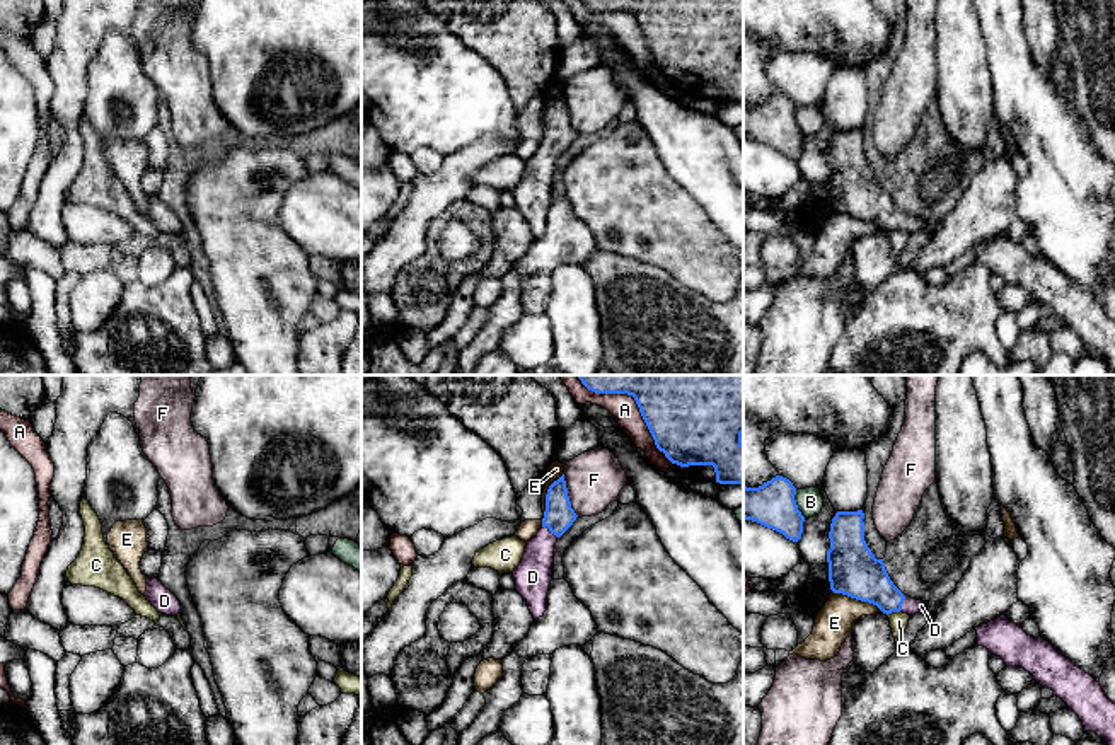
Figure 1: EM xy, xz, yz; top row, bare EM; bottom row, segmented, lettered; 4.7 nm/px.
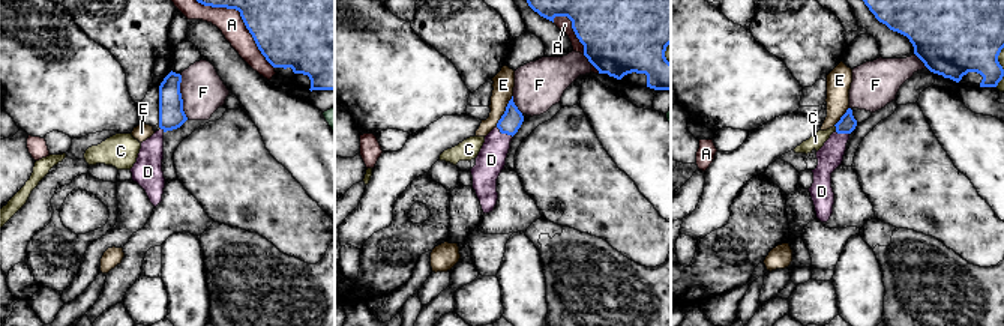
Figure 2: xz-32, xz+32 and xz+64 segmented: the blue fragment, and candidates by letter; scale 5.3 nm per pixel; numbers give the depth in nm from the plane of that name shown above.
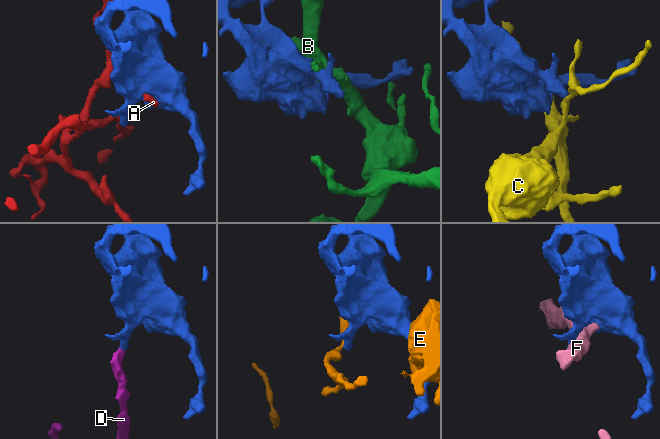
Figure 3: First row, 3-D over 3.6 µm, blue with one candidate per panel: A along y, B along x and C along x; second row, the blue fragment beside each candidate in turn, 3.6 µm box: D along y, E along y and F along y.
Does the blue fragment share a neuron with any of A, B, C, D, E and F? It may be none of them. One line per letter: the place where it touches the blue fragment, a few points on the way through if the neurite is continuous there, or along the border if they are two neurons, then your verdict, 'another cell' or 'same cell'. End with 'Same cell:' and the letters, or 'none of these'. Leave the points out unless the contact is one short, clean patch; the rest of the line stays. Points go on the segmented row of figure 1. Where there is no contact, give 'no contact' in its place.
A: meets blue in xz at (636, 403); another cell
B: meets blue in yz at (795, 503); another cell
C: meets blue in yz at (892, 611); another cell
D: meets blue in xz at (549, 531); runs through xz (558, 517), (549, 531), (539, 549), (532, 577); same cell
E: meets blue in yz at (858, 599); another cell
F: meets blue in xz at (566, 495); another cell
Same cell: D

